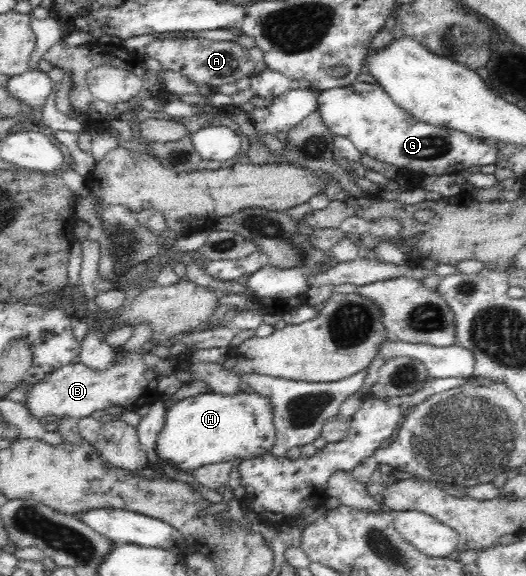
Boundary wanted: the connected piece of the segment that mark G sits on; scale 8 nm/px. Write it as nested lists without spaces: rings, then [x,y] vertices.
[[[357,80],[350,86],[322,92],[318,97],[318,104],[317,109],[324,125],[335,136],[348,138],[359,153],[393,165],[400,170],[422,172],[425,176],[456,175],[463,170],[475,170],[483,166],[495,165],[497,161],[498,146],[496,143],[482,142],[481,139],[473,138],[461,131],[424,123],[401,109],[379,85],[370,85],[370,83],[362,83]]]

